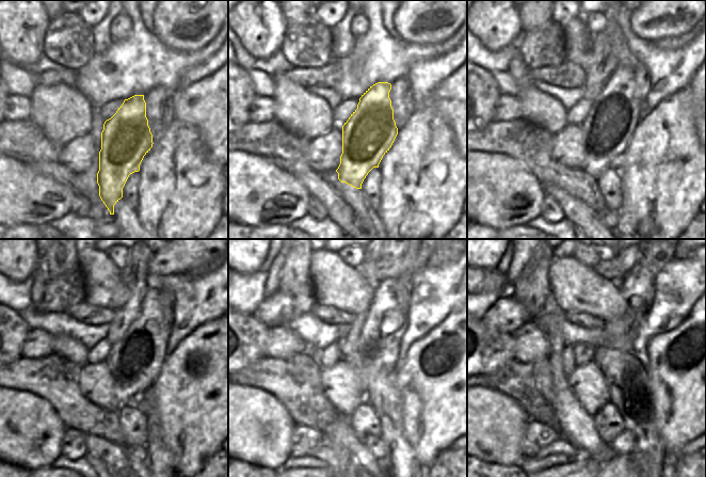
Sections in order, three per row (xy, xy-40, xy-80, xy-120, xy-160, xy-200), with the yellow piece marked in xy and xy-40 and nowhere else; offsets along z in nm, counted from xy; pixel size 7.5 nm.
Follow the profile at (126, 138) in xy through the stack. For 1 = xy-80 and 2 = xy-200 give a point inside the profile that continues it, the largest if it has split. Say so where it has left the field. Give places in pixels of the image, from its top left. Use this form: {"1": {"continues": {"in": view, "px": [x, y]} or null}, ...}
{"1": {"continues": {"in": "xy-80", "px": [614, 114]}}, "2": {"continues": {"in": "xy-200", "px": [637, 287]}}}

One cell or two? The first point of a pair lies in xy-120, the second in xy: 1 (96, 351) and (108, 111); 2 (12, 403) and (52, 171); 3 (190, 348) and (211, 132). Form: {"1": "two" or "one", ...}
{"1": "one", "2": "two", "3": "two"}

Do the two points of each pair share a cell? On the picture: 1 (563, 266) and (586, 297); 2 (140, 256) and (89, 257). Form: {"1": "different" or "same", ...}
{"1": "same", "2": "different"}

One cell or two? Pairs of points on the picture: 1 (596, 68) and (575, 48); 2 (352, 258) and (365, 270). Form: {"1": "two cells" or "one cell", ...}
{"1": "two cells", "2": "two cells"}

